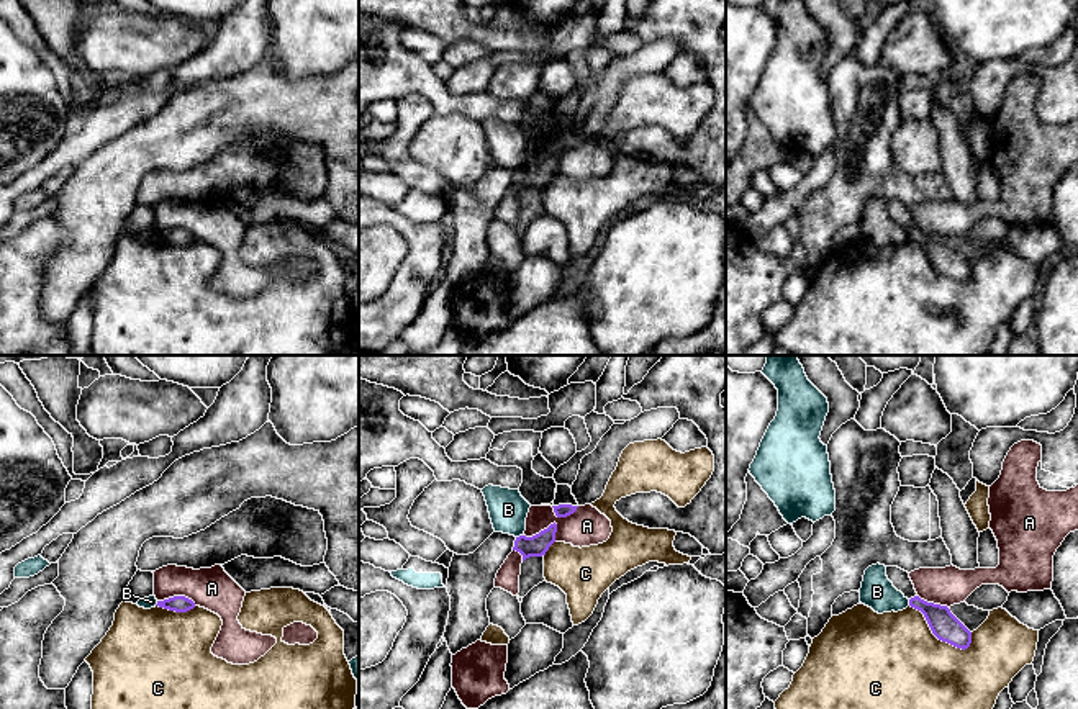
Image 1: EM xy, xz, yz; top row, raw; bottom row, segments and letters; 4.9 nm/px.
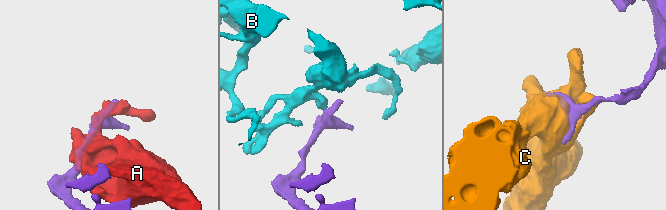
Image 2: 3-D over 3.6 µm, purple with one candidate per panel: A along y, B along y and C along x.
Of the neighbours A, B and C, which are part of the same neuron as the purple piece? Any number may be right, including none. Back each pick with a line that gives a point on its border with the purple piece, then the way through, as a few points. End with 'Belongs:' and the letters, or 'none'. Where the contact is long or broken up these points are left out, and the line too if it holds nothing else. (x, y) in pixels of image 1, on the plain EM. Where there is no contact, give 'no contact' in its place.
Belongs: none

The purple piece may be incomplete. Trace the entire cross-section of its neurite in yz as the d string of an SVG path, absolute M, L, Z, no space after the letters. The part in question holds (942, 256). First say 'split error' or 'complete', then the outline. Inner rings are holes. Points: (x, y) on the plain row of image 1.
complete; M919 229L909 233L909 239L921 244L932 264L932 267L957 282L968 282L972 277L972 265L950 246L947 239L927 236Z

